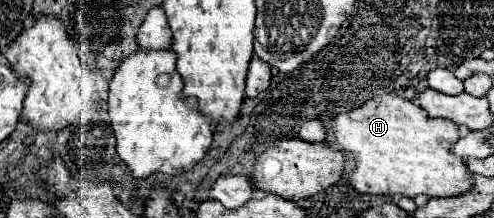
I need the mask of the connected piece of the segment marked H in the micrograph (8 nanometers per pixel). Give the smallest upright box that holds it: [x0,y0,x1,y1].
[333,95,471,197]

